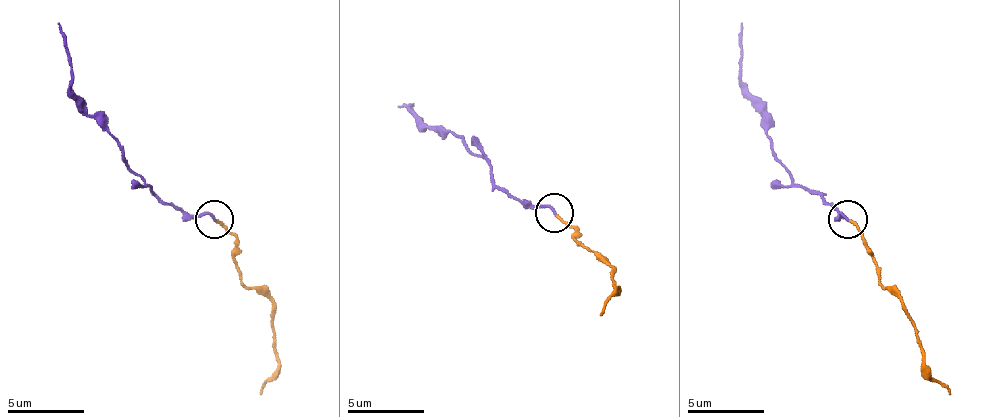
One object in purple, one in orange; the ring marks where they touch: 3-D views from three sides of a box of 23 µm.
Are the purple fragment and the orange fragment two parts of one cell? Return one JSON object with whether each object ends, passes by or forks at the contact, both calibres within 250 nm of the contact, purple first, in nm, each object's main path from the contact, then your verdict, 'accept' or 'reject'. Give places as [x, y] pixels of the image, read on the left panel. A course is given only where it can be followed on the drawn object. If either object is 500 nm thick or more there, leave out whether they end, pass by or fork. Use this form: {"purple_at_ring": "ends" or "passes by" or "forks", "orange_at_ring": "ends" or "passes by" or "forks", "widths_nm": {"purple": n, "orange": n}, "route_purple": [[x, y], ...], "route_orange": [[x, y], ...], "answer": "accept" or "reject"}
{"purple_at_ring": "ends", "orange_at_ring": "ends", "widths_nm": {"purple": 190, "orange": 170}, "route_purple": [[213, 218], [205, 214], [182, 214], [163, 203], [93, 118], [70, 87], [70, 52], [59, 22]], "route_orange": [[217, 218], [236, 237], [240, 280], [271, 303], [278, 365], [259, 395]], "answer": "accept"}

